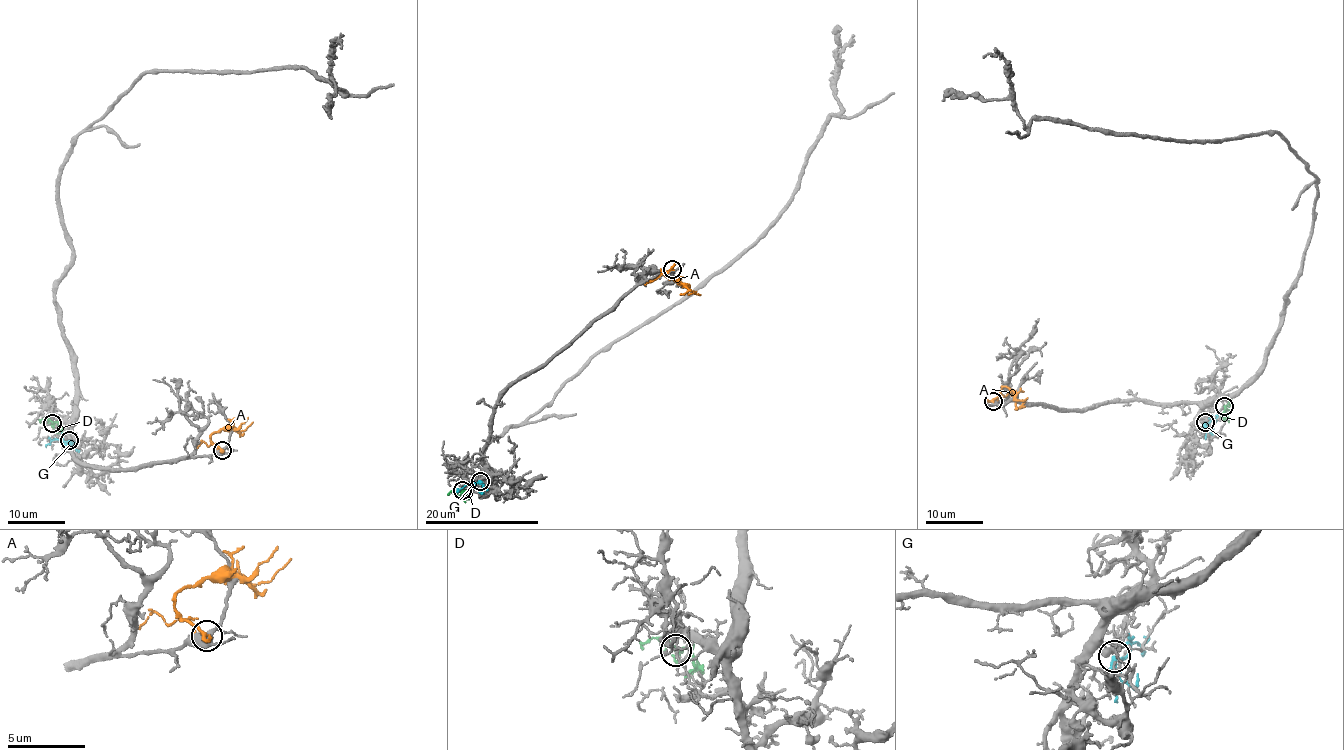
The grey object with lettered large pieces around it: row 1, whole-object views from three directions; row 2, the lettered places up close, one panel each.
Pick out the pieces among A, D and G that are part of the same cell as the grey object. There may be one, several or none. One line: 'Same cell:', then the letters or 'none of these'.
Same cell: G

